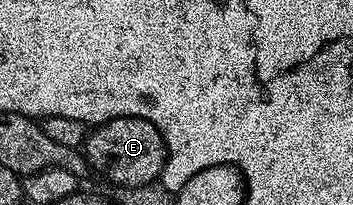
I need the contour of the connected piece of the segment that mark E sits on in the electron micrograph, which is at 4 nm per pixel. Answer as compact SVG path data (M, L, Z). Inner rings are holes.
M116 117L102 121L86 136L83 142L83 156L90 170L102 173L117 185L137 189L158 180L165 165L165 140L149 121L138 117Z

